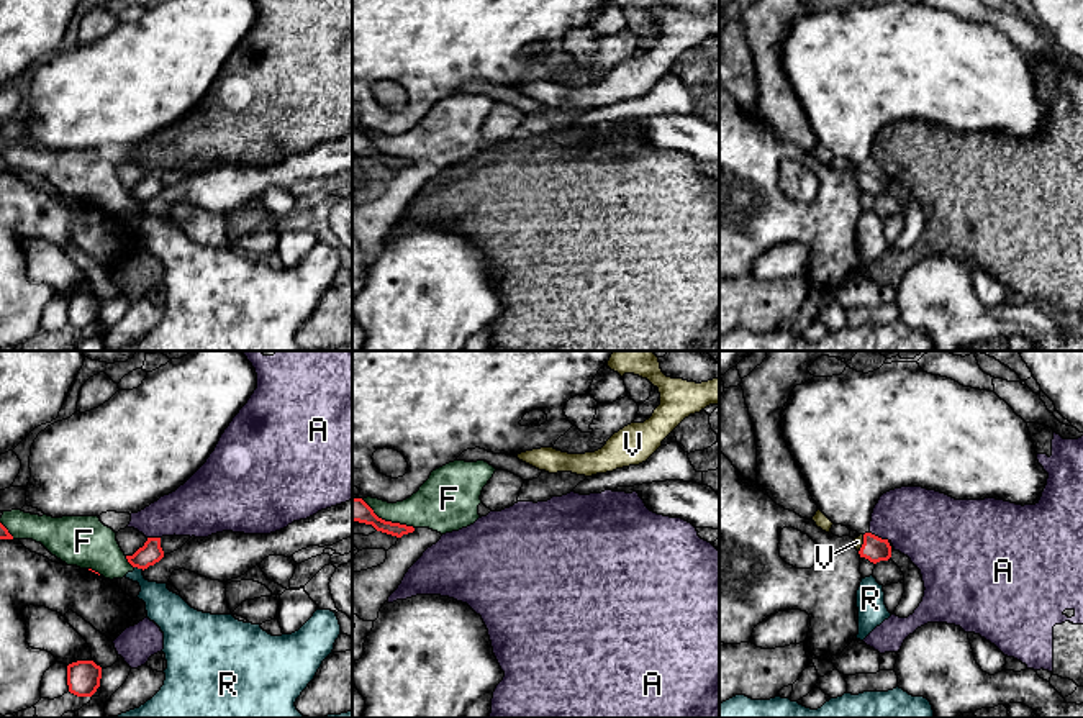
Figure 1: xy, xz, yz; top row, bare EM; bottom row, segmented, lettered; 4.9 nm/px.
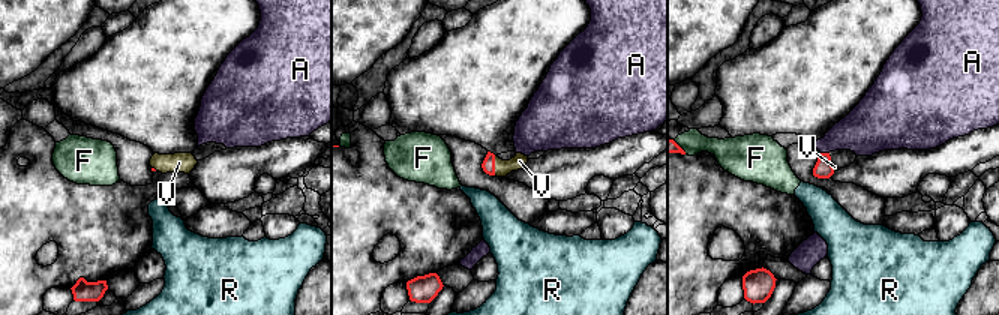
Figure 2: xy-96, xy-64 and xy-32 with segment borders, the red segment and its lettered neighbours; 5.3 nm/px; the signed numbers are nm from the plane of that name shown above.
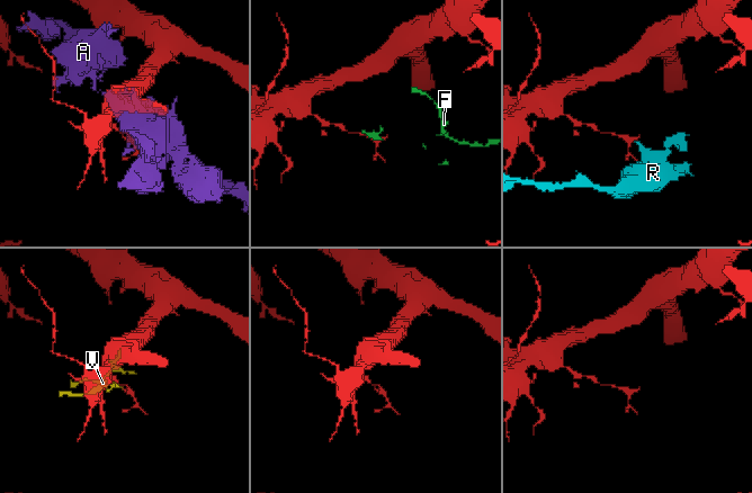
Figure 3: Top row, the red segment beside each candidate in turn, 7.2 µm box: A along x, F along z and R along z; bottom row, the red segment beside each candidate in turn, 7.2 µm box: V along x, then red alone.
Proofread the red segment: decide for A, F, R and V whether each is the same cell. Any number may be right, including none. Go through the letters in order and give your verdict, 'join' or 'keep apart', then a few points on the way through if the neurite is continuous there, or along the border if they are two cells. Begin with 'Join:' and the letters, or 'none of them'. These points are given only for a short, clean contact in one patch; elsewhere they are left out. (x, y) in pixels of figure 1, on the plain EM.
Join: V
A: keep apart
F: keep apart
R: keep apart
V: join; way yz (874, 181), (864, 176), (857, 174)

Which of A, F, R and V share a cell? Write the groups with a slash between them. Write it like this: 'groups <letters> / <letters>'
groups A / F R / V

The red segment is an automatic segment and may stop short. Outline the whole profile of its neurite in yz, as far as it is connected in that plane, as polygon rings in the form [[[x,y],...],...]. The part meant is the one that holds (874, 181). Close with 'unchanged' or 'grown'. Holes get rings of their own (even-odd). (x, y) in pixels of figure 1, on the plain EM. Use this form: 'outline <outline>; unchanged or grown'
outline [[[865,166],[855,170],[854,179],[859,184],[860,190],[865,190],[873,197],[888,193],[891,190],[891,179],[888,172],[881,172],[872,166]]]; grown

